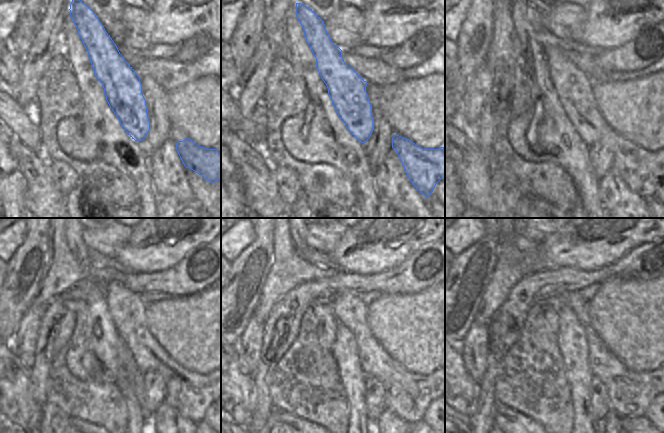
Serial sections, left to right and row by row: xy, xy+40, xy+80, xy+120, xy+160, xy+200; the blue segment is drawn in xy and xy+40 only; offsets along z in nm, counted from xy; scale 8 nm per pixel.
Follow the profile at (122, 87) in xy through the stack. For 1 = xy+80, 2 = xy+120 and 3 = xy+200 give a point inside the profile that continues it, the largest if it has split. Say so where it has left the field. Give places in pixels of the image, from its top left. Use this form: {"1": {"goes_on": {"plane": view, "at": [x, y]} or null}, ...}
{"1": {"goes_on": {"plane": "xy+80", "at": [642, 170]}}, "2": {"goes_on": {"plane": "xy+120", "at": [190, 393]}}, "3": {"goes_on": {"plane": "xy+200", "at": [630, 393]}}}

